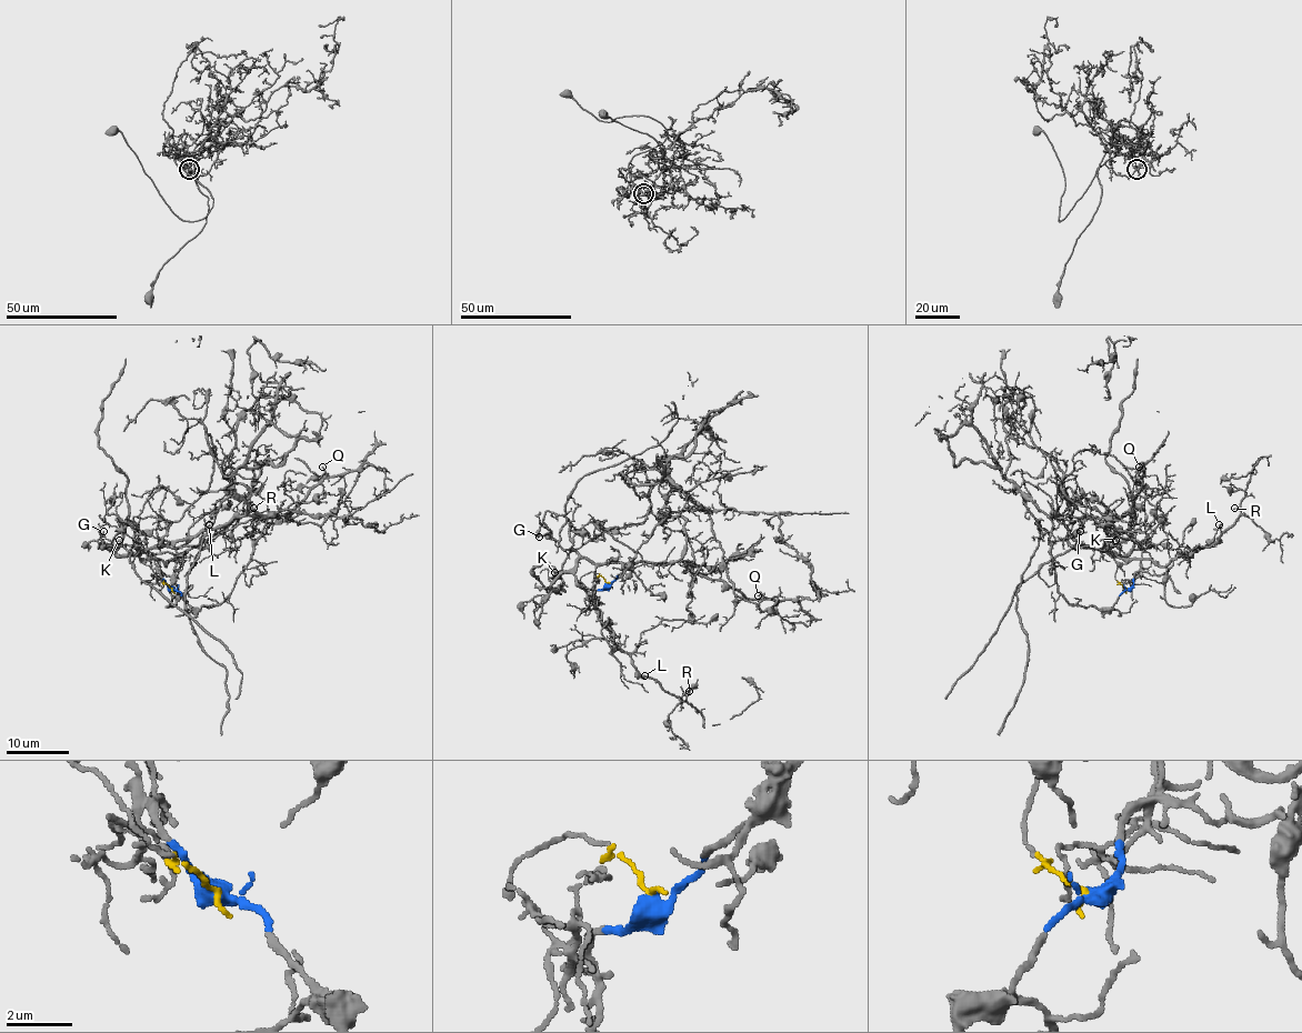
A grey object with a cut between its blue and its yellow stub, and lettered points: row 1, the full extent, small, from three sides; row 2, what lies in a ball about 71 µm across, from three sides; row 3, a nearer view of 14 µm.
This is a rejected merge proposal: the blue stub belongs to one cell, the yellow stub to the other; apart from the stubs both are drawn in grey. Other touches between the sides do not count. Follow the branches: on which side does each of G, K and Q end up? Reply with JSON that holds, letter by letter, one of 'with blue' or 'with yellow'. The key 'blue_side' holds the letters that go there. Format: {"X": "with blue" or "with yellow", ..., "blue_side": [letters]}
{"G": "with yellow", "K": "with yellow", "Q": "with yellow", "blue_side": []}

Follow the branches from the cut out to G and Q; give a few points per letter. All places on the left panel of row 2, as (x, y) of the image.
G: (171, 589), (140, 559), (141, 550), (128, 544), (103, 547), (101, 537), (103, 531)
Q: (171, 589), (140, 559), (144, 550), (190, 540), (234, 518), (287, 514), (327, 473), (321, 465)

